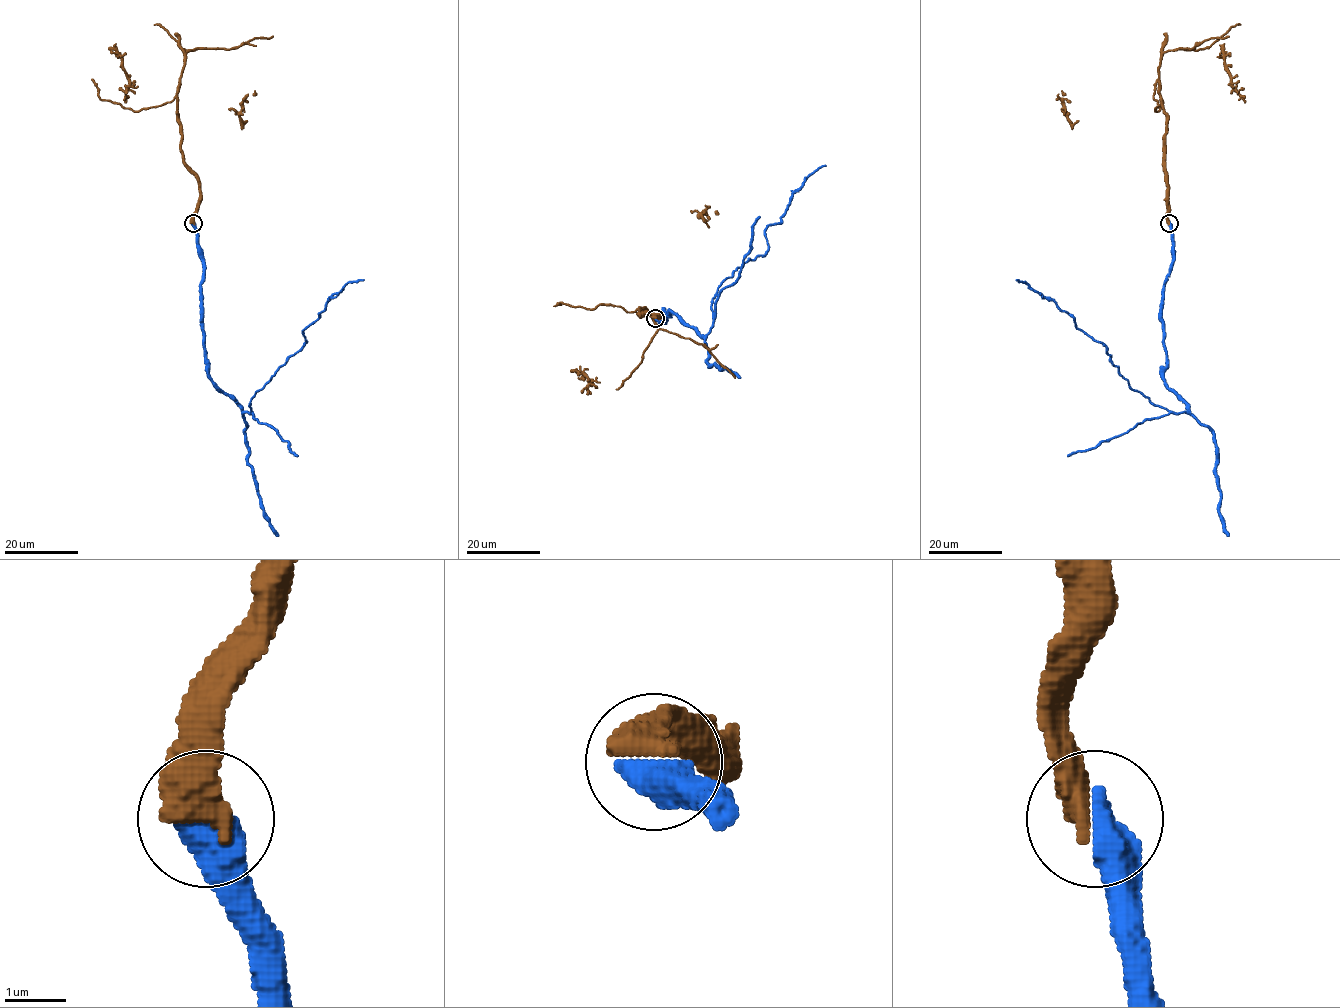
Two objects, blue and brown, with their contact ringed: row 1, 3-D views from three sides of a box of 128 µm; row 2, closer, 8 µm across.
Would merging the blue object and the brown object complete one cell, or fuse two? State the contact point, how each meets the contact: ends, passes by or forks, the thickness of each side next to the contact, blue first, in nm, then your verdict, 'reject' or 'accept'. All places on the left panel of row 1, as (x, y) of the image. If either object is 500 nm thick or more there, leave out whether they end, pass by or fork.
place (193, 223); calibres 700 and 600 nm; accept

